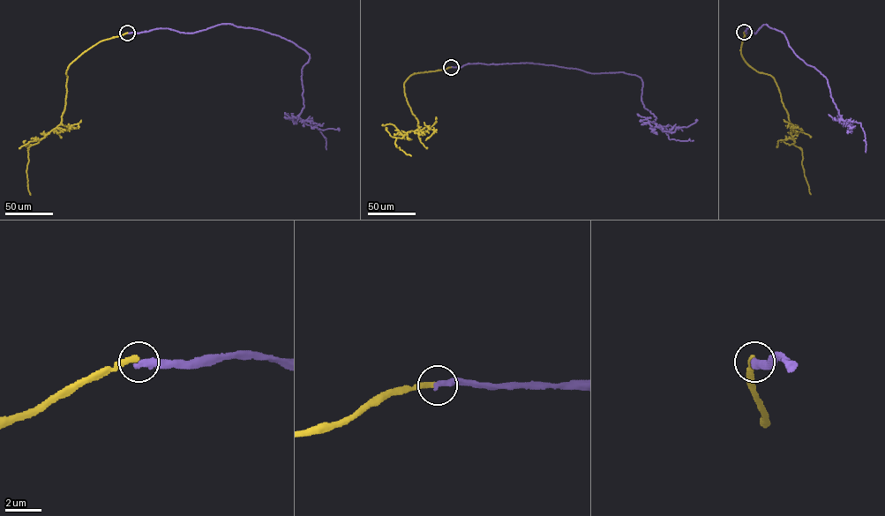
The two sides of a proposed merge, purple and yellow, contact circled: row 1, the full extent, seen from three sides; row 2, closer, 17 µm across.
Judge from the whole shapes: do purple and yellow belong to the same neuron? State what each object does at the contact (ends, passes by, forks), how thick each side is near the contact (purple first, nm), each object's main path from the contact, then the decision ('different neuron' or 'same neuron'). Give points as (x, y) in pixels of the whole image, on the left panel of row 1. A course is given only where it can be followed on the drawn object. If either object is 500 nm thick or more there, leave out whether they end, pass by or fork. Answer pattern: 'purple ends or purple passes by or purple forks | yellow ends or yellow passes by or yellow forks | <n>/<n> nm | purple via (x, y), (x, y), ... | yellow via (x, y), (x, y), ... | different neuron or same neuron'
purple ends | yellow ends | 360/300 nm | purple via (127, 33), (194, 33), (231, 24), (289, 41), (310, 57), (302, 69), (298, 116), (318, 130), (326, 149) | yellow via (127, 33), (101, 41), (68, 66), (61, 123), (27, 147), (26, 173), (30, 195) | different neuron

